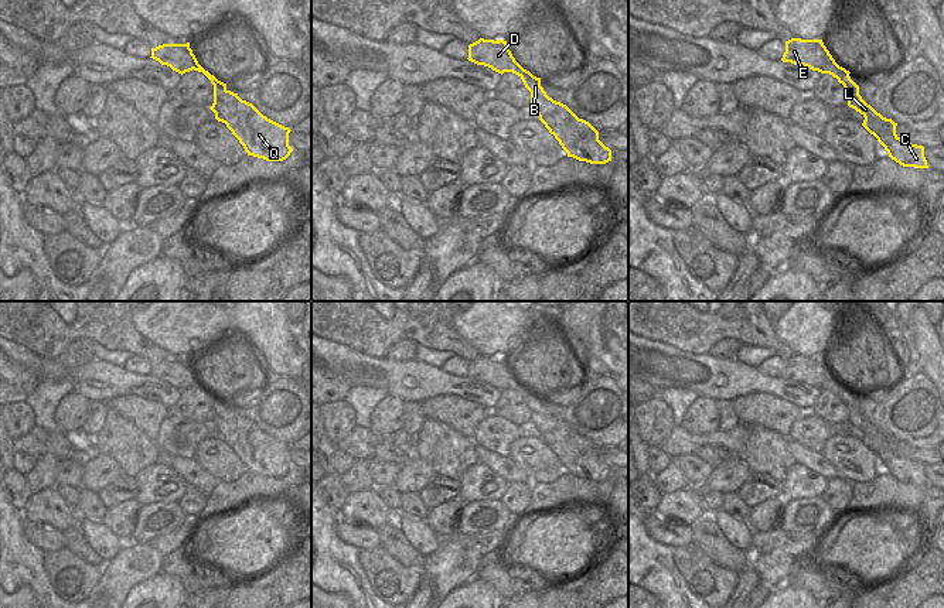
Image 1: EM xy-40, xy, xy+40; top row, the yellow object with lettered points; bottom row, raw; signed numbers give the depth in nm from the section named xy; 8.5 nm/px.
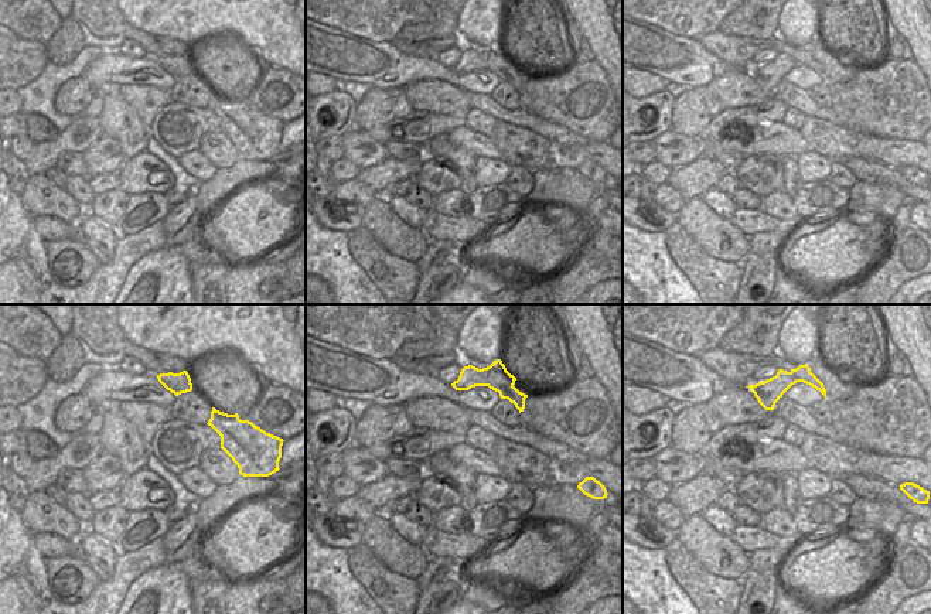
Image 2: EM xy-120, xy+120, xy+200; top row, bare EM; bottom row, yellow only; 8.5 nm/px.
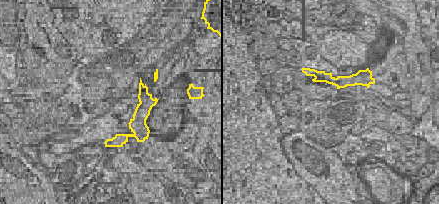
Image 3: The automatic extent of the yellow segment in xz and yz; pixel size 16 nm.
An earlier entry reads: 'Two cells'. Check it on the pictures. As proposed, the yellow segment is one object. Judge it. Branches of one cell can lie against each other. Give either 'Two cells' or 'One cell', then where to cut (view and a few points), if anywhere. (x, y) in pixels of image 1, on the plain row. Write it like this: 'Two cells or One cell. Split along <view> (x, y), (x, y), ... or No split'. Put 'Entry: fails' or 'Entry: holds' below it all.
Two cells. Split along xy+40 (830, 371), (821, 389)
Entry: holds

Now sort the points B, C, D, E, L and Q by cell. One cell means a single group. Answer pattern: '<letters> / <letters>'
B C L Q / D E

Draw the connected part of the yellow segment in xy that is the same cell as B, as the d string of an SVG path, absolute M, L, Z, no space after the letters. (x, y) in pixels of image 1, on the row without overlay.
M512 372L508 389L522 396L531 409L531 423L568 474L590 481L611 478L611 467L599 457L599 448L589 438L579 435L566 421L549 414L541 403L541 394L524 386Z

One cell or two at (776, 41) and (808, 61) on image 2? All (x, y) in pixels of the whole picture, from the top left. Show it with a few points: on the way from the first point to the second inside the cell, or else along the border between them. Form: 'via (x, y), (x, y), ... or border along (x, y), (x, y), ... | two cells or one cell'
via (784, 47), (800, 54) | one cell

